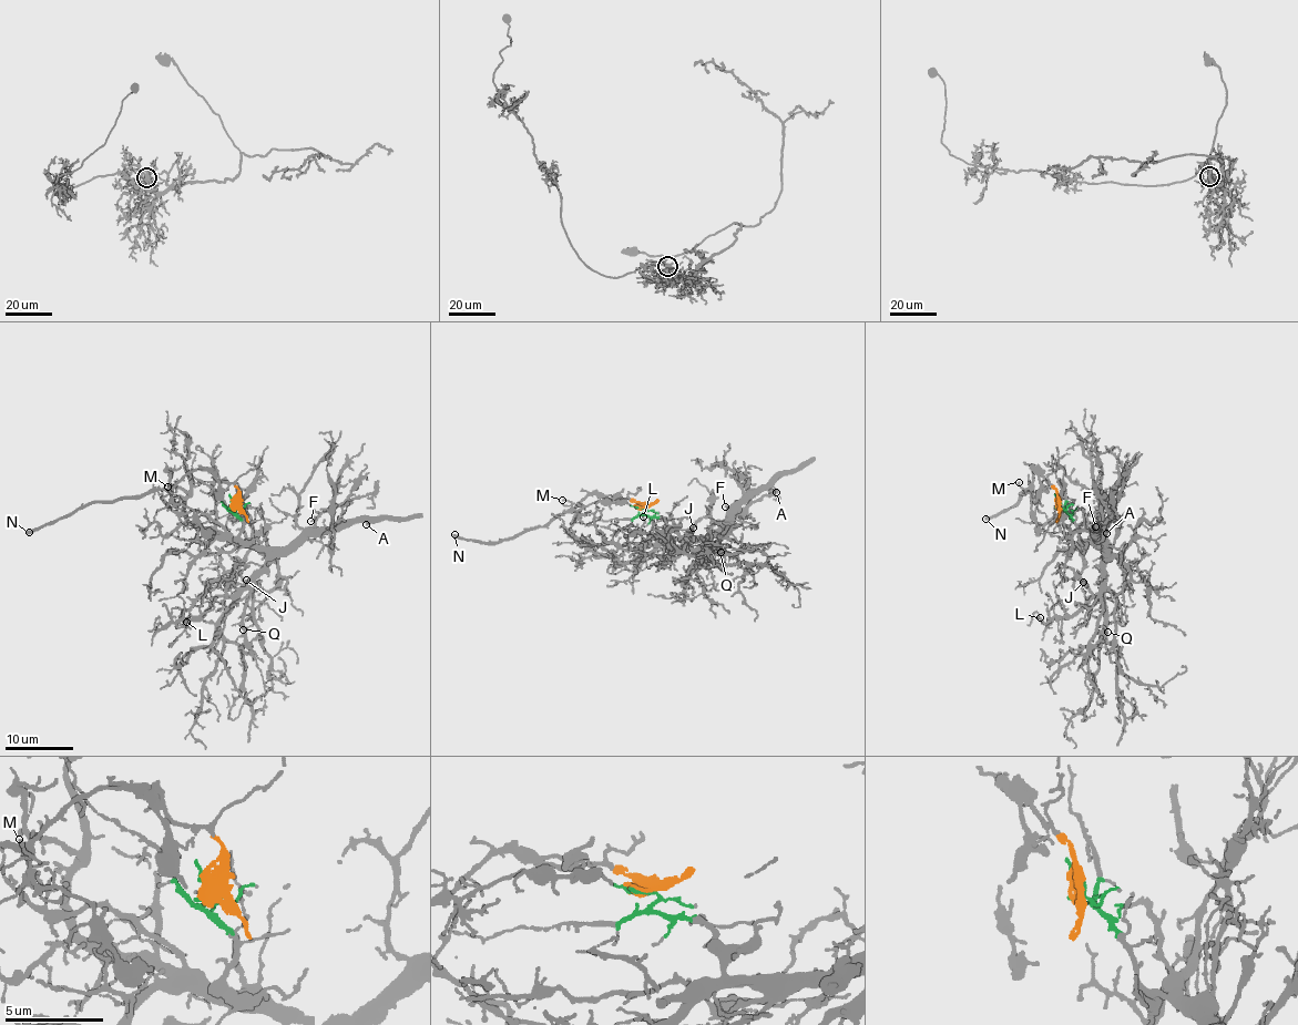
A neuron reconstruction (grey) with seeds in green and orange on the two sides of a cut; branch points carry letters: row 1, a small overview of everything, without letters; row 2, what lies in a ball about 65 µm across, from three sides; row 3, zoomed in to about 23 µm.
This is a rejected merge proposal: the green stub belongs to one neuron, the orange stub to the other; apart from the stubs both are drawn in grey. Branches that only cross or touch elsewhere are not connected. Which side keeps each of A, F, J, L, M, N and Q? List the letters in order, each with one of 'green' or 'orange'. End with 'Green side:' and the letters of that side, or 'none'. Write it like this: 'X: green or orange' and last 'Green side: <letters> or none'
A: green
F: green
J: green
L: green
M: orange
N: orange
Q: green
Green side: A, F, J, L, Q

